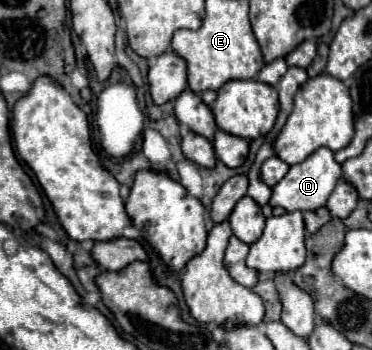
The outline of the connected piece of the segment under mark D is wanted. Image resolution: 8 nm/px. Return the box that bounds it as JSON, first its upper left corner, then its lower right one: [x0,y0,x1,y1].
[270,147,342,211]

